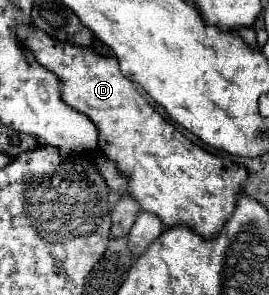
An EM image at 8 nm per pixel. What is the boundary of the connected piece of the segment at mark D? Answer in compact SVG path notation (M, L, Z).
M18 27L16 33L18 33L18 39L34 53L36 61L60 77L62 99L72 109L84 113L96 125L104 153L116 163L116 167L122 173L126 173L130 177L130 187L128 187L130 195L138 201L138 205L144 211L158 215L166 227L186 225L186 227L194 229L198 235L204 235L204 239L212 239L222 231L226 221L232 217L232 213L236 209L236 201L244 193L244 185L248 181L248 171L242 165L200 149L190 139L186 139L180 131L176 131L138 93L134 83L128 81L120 73L116 57L104 57L104 55L94 53L92 49L58 43L50 35L40 33L36 27Z

